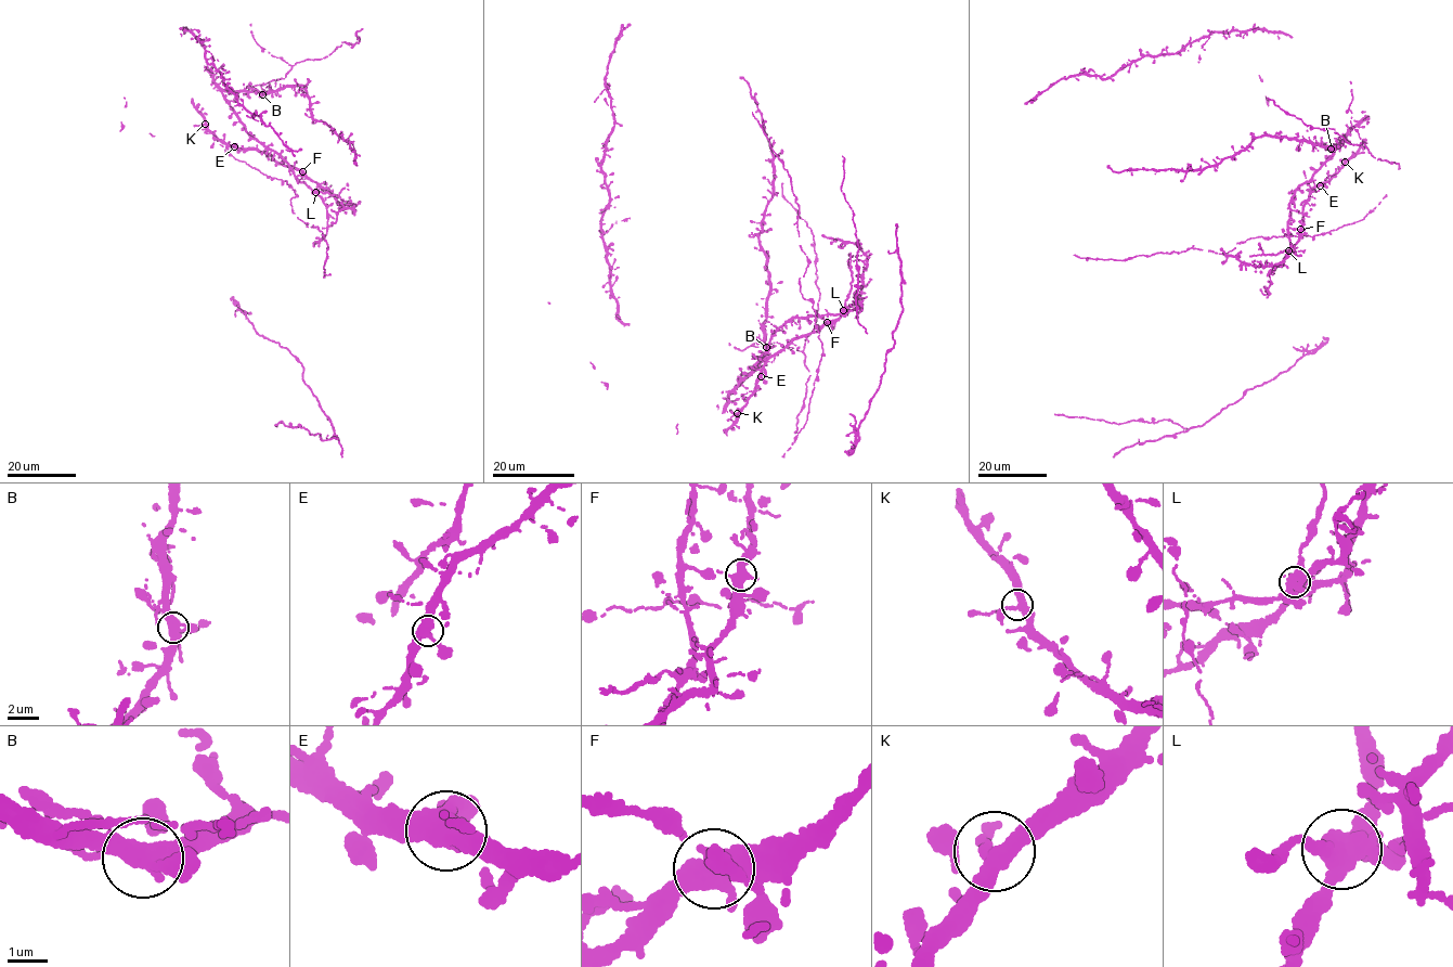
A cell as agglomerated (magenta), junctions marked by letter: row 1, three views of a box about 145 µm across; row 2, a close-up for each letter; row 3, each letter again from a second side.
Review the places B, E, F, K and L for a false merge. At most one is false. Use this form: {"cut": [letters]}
{"cut": ["L"]}

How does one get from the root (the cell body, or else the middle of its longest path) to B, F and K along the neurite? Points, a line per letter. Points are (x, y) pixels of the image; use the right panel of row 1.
B: (1299, 187), (1311, 181), (1341, 144), (1331, 149)
F: (1299, 187), (1291, 202), (1287, 226), (1300, 229)
K: (1299, 187), (1289, 206), (1287, 226), (1292, 229), (1302, 226), (1301, 213), (1309, 191), (1331, 180), (1345, 162)

